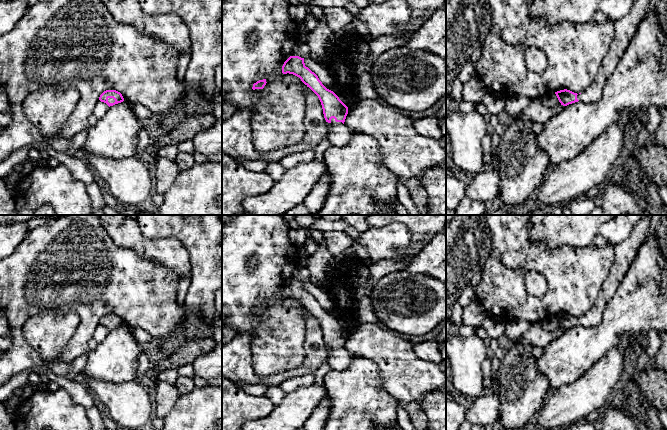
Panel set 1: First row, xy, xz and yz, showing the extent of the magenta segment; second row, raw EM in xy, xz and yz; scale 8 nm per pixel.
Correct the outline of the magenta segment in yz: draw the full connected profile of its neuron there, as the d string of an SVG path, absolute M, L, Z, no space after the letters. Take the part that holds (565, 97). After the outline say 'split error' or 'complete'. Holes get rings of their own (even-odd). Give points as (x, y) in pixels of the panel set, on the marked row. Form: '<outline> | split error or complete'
M637 0L627 16L615 21L615 38L607 56L601 63L601 67L593 83L581 94L567 89L555 92L561 105L567 106L578 101L593 103L601 98L605 82L617 67L625 49L647 11L648 4L649 0Z | split error

